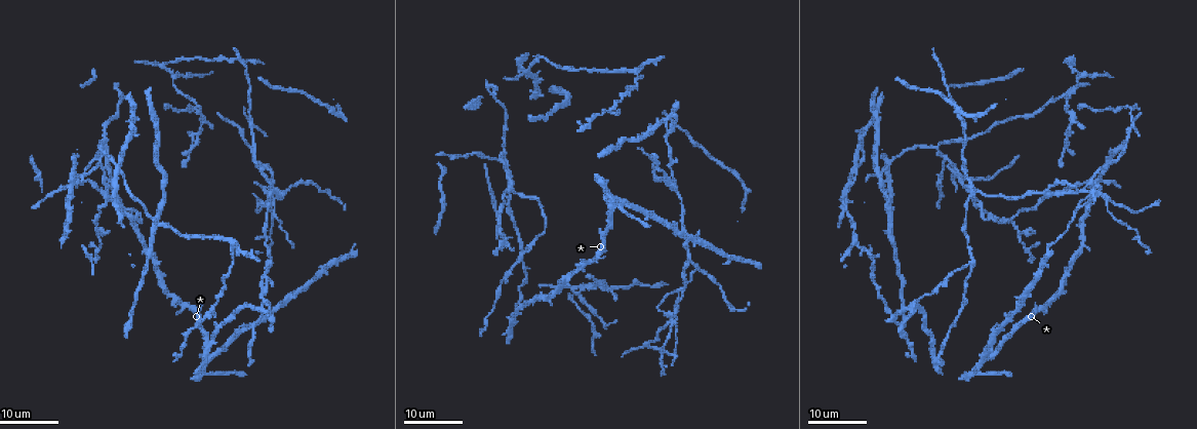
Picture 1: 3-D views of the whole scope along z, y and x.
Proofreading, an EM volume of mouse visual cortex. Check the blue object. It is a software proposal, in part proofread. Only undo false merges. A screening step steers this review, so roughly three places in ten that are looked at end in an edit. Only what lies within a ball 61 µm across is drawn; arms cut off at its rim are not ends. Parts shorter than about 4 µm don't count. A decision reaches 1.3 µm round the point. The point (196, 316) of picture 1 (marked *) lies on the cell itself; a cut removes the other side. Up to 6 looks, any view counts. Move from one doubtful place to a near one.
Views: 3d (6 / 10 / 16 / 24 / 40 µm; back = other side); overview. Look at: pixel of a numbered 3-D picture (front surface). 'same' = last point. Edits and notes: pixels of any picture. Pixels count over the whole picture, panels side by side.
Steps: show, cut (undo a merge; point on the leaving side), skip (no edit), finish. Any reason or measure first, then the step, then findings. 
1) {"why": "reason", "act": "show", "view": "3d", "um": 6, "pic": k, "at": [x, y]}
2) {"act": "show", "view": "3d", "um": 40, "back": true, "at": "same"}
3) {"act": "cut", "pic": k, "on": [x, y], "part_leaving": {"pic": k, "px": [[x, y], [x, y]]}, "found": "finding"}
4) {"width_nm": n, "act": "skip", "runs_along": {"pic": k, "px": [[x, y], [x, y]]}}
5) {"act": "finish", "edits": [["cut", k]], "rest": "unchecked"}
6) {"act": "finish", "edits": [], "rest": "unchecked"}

{"why": "four-way junction", "act": "show", "view": "3d", "um": 16, "pic": 1, "at": [675, 311]}

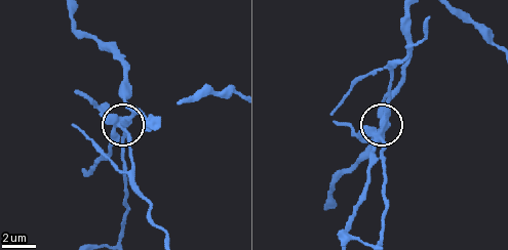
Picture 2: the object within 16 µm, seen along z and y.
{"act": "show", "view": "3d", "um": 6, "pic": 2, "at": [124, 127]}

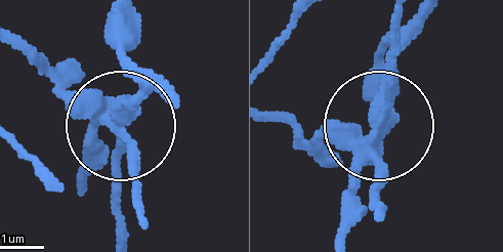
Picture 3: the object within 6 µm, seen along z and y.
{"side_arm_um": 14, "arms": 4, "act": "cut", "pic": 3, "on": [69, 69], "found": "two cells meet here"}

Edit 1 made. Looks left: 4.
{"act": "show", "view": "overview"}

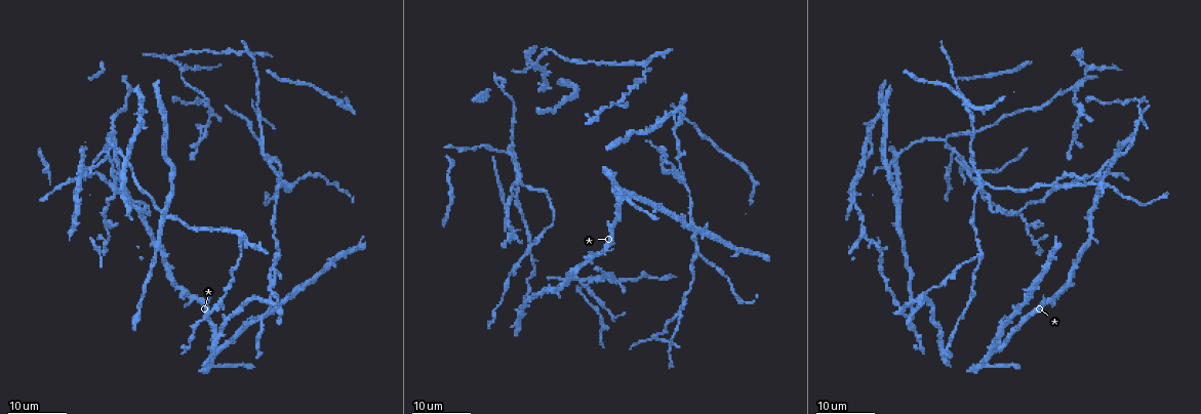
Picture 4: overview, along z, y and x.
{"why": "three arms meet", "act": "show", "view": "3d", "um": 16, "pic": 4, "at": [700, 254]}

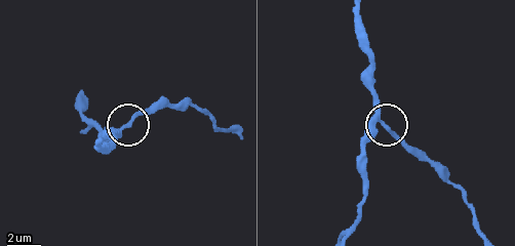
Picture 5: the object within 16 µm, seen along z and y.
{"act": "show", "view": "3d", "um": 6, "pic": 5, "at": [124, 126]}

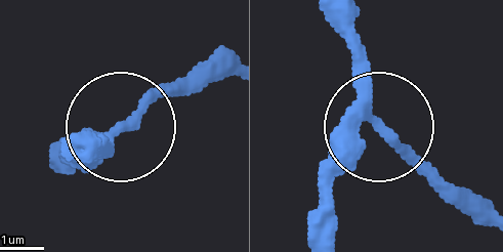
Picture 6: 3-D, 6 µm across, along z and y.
{"width_nm": 310, "act": "skip", "found": "continuous, no second cell"}

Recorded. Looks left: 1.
{"act": "finish", "edits": [["cut", 3]], "rest": "unchecked"}

